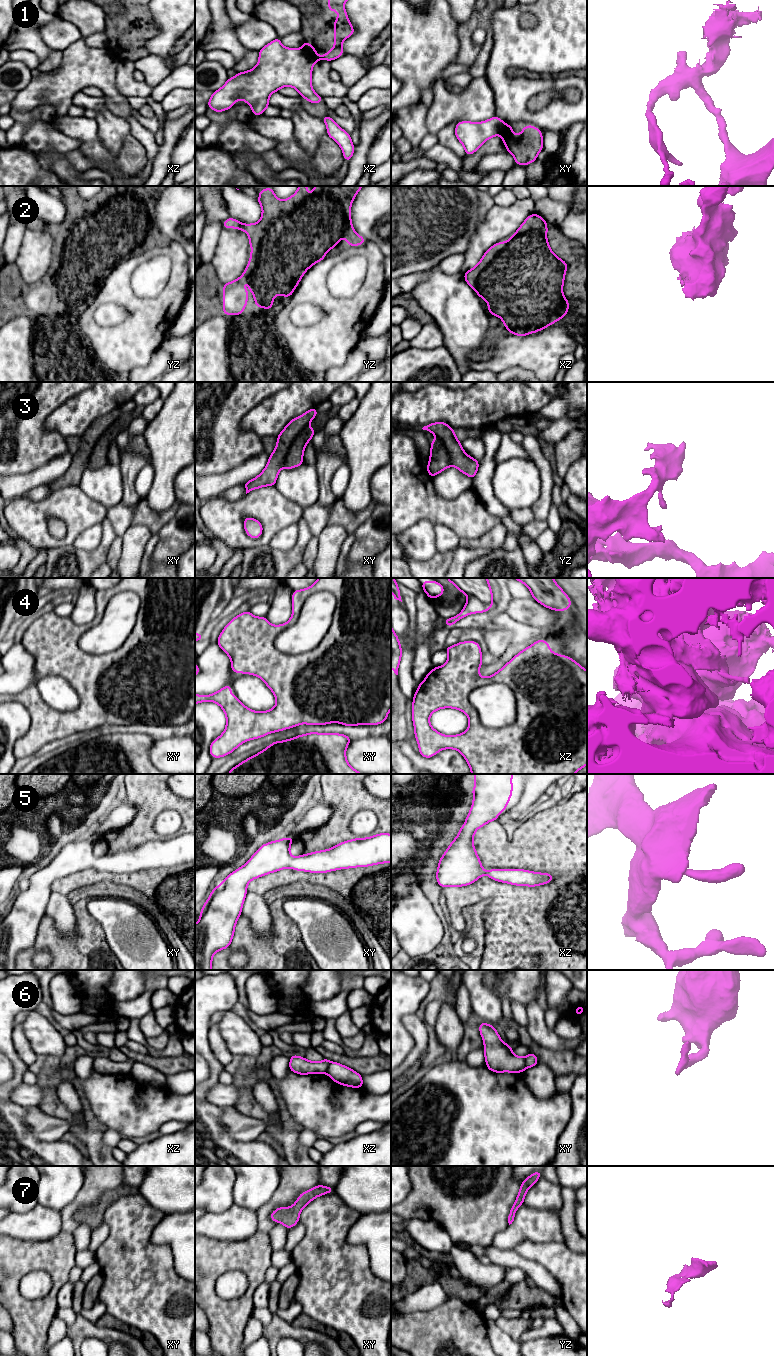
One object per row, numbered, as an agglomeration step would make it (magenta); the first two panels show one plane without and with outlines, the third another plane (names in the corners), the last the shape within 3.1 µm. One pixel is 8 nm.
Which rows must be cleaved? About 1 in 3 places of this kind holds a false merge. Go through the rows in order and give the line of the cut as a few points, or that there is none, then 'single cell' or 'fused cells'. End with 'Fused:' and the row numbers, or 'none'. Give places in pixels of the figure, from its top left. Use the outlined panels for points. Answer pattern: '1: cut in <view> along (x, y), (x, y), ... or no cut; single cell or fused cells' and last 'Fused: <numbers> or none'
1: cut in xz along (300, 49), (315, 61); fused cells
2: no cut; single cell
3: cut in xy along (306, 426), (293, 440), (282, 467); fused cells
4: cut in xy along (331, 593), (305, 600), (299, 618), (275, 639), (280, 652); fused cells
5: no cut; single cell
6: cut in xz along (330, 1062), (325, 1072); fused cells
7: no cut; single cell
Fused: 1, 3, 4, 6

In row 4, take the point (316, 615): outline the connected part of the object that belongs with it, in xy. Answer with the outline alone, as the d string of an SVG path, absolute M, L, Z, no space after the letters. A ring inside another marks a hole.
M328 593L310 595L297 622L275 639L276 648L288 655L307 653L319 645L328 632L336 608L336 598Z

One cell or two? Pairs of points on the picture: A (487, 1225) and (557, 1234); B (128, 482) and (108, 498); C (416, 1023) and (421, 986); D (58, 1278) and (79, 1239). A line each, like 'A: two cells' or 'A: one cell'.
A: two cells
B: two cells
C: two cells
D: two cells

